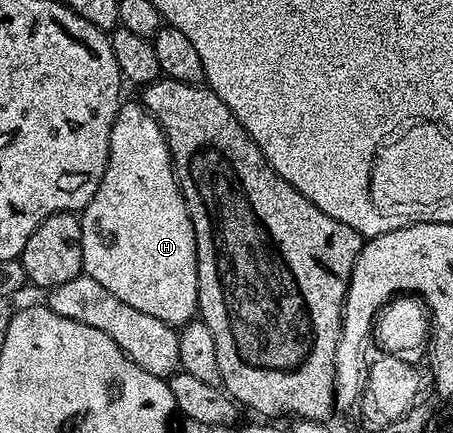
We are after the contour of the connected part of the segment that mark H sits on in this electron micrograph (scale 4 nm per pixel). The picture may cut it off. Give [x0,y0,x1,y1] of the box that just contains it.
[80,103,198,326]

